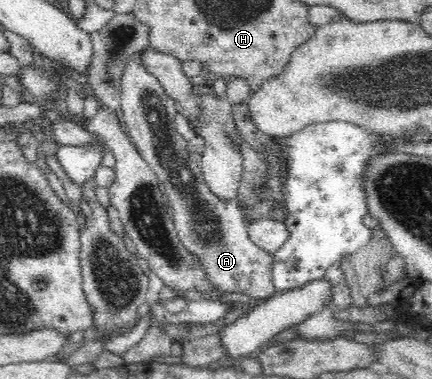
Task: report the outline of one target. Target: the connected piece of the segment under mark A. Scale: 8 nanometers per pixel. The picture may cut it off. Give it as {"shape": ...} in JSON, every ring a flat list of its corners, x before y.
{"shape":[[141,54,132,56,126,64,120,106,128,135,165,186,164,193,169,197,169,210,181,242,203,264,209,282,224,292,270,298,275,293,273,254,258,248,249,238,248,222,238,201,217,197,204,180,199,162,189,159,188,141,175,130,176,103,165,93,159,80,145,70]]}

